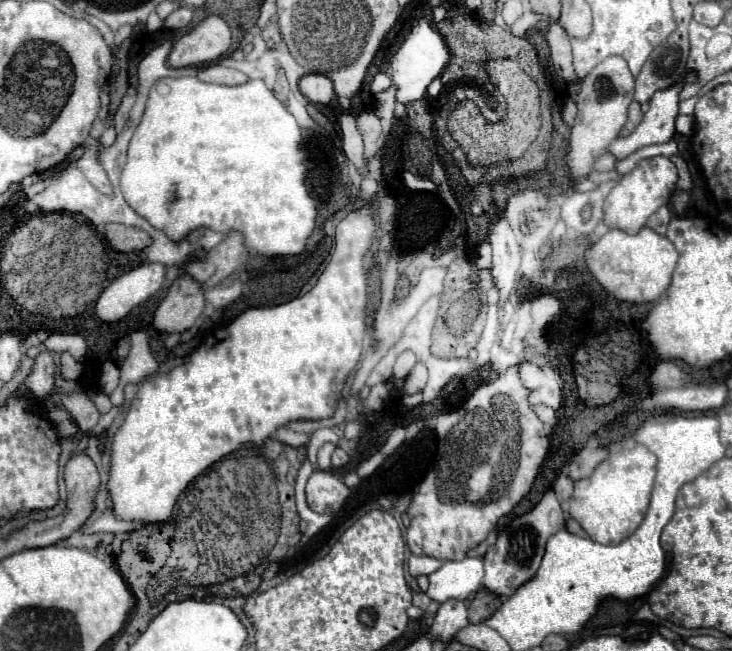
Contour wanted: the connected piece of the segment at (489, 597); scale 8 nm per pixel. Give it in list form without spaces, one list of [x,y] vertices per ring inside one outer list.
[[[479,590],[475,600],[469,604],[469,622],[471,624],[485,622],[489,616],[493,616],[497,608],[501,608],[501,604],[503,604],[503,598],[497,598],[487,590]]]

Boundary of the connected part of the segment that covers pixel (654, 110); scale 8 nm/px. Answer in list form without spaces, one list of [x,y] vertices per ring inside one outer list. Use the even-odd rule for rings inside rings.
[[[673,84],[665,90],[659,90],[651,98],[651,106],[645,112],[641,124],[633,130],[633,134],[627,138],[617,138],[609,146],[609,152],[621,160],[643,146],[671,140],[675,134],[679,90],[681,90],[681,84]]]

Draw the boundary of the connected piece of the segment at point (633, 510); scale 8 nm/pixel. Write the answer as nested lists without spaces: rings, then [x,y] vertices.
[[[645,446],[613,452],[595,468],[589,478],[575,482],[575,492],[569,500],[569,514],[581,524],[593,542],[619,544],[643,522],[651,500],[655,472],[657,458]]]

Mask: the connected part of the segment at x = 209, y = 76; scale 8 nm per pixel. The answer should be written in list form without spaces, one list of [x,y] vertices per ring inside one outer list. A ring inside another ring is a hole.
[[[201,68],[197,72],[197,78],[203,82],[213,82],[213,84],[227,84],[227,86],[235,86],[235,84],[243,84],[247,82],[247,76],[235,68]]]

